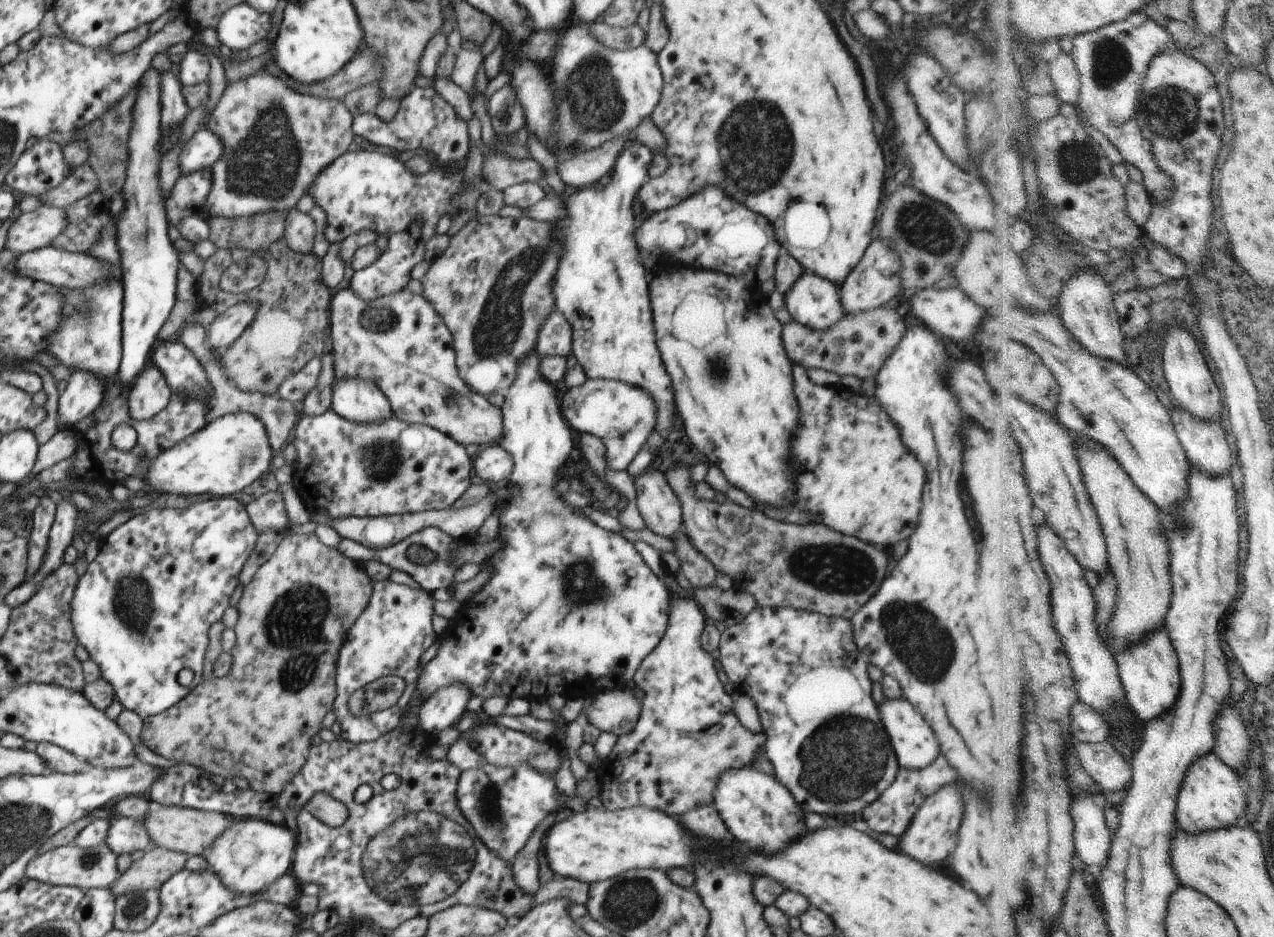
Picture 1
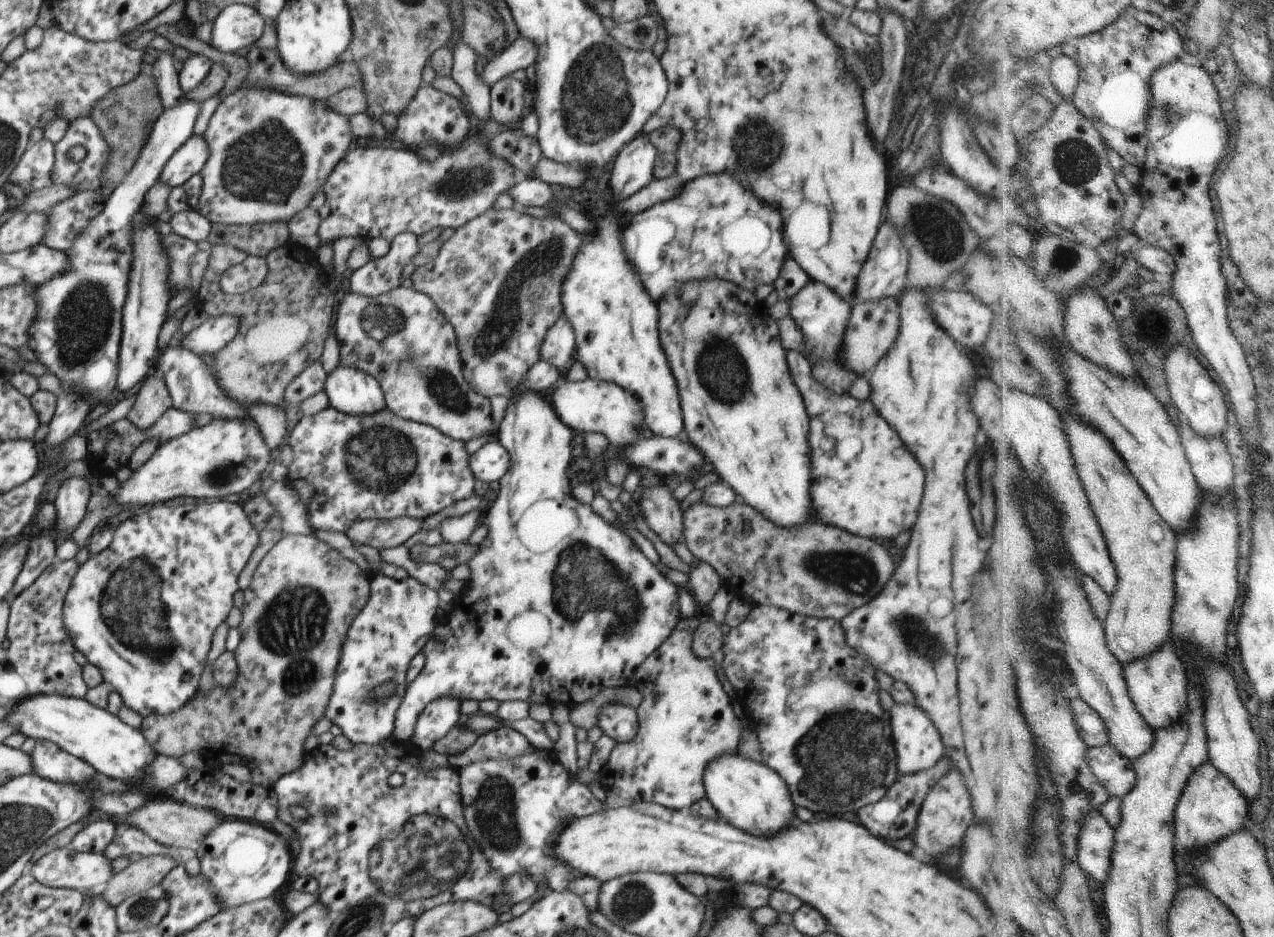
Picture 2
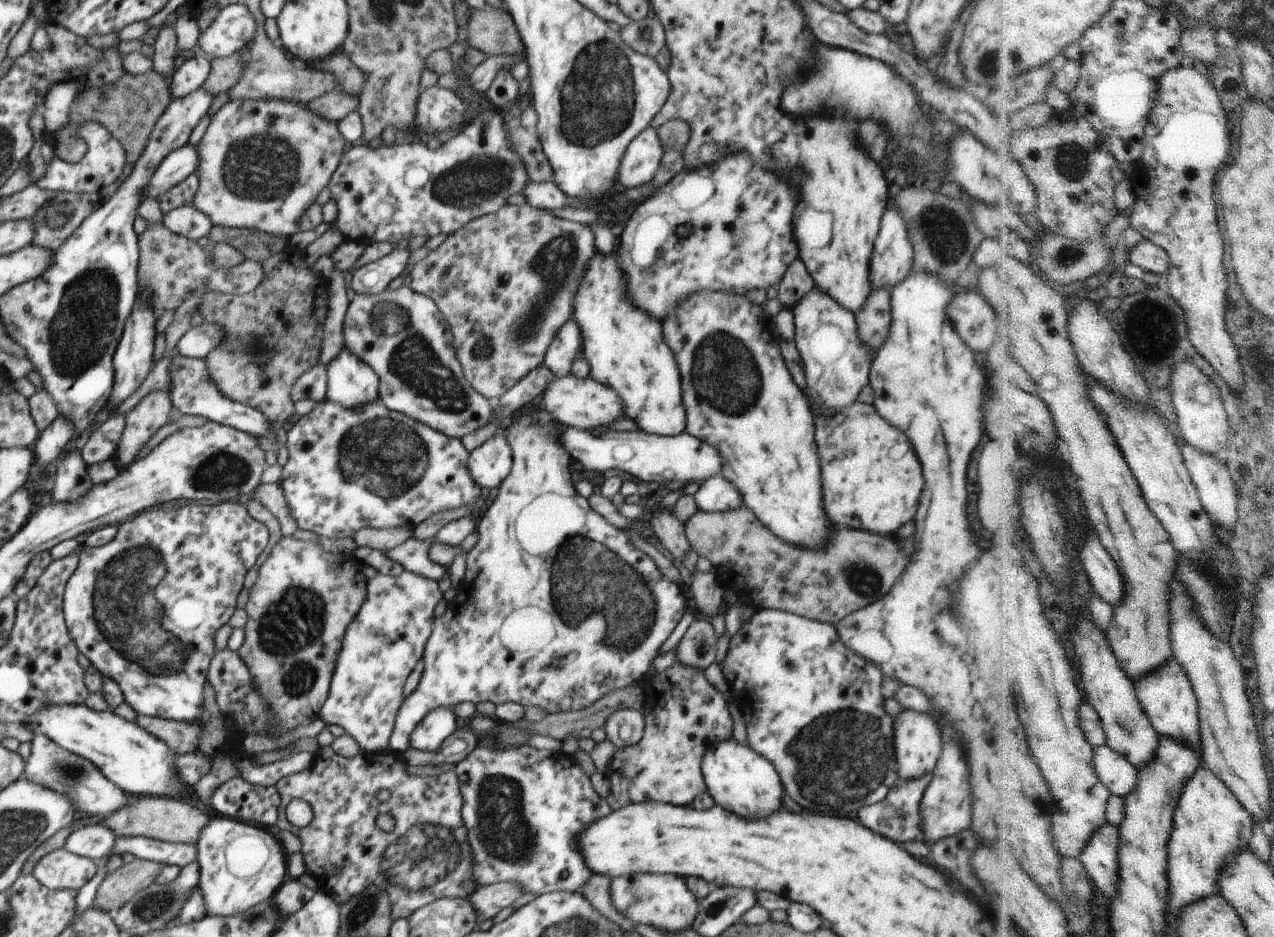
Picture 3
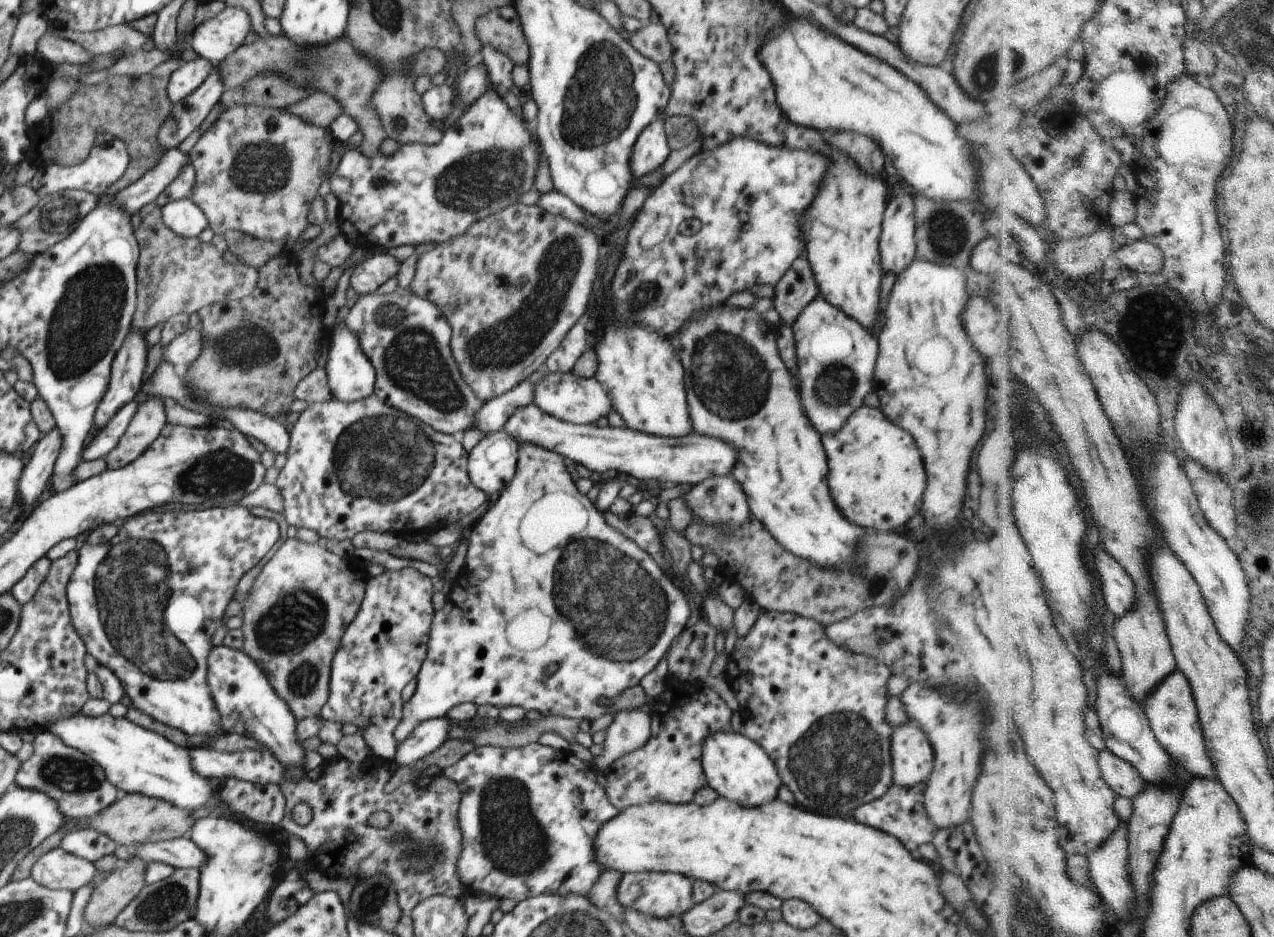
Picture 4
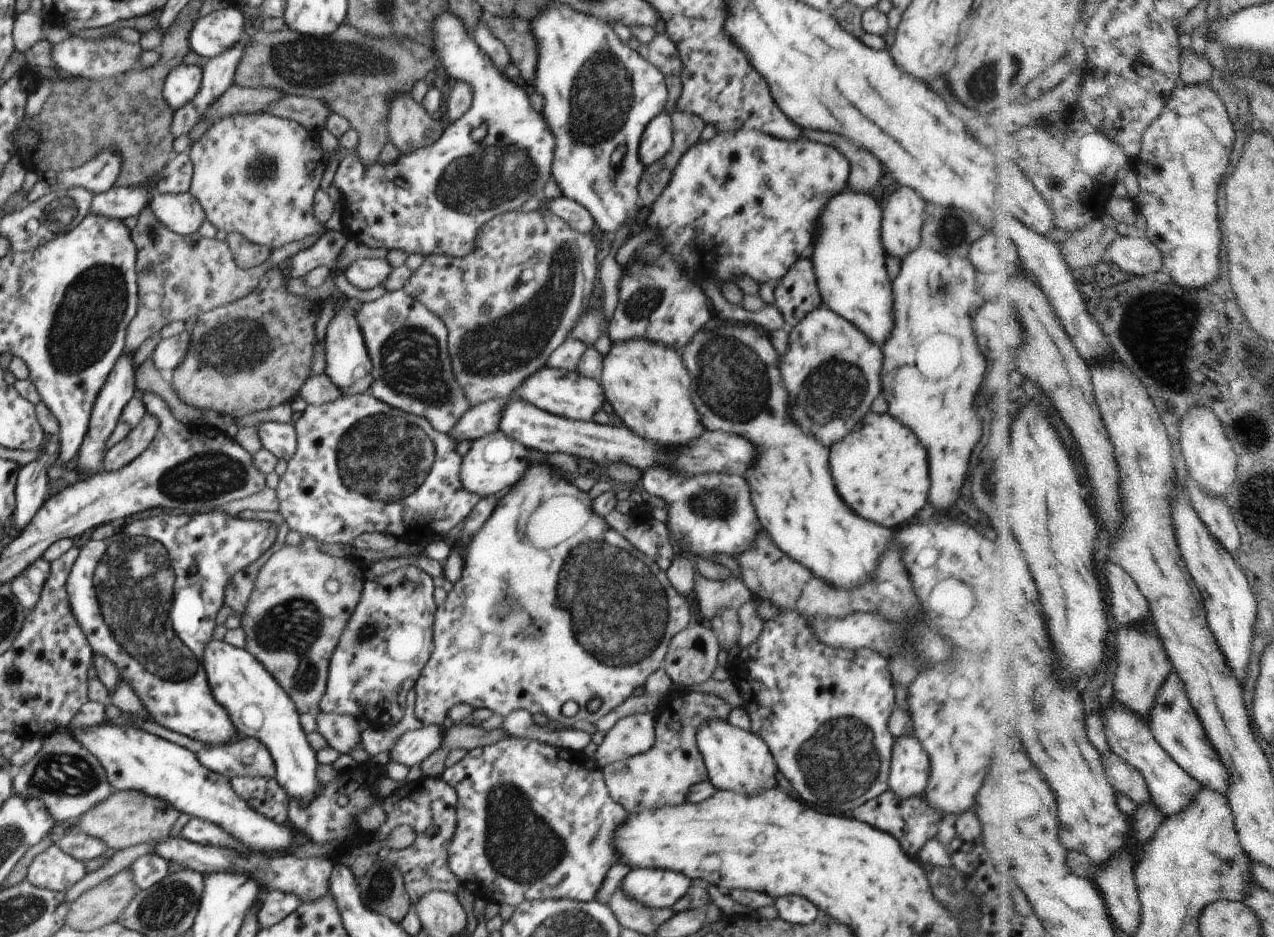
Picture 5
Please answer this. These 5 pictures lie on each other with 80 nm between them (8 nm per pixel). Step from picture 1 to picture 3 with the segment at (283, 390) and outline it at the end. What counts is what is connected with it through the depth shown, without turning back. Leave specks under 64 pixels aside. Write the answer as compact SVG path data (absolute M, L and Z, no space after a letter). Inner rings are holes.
M318 362L295 380L290 396L294 402L306 399L322 402L326 400L326 391L327 368Z

